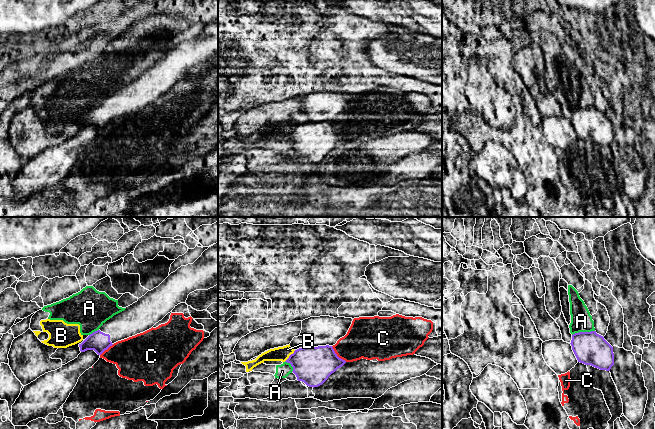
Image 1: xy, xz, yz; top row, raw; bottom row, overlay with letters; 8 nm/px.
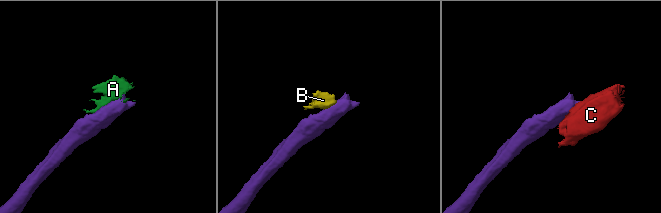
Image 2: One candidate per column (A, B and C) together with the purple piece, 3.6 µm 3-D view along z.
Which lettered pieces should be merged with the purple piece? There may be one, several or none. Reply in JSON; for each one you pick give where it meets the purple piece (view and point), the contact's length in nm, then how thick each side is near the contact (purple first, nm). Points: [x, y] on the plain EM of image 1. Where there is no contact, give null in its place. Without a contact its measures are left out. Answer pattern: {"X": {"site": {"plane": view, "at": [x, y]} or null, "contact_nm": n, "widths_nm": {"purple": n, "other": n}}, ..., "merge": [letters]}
{"merge": []}

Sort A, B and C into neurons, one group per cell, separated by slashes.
A B / C

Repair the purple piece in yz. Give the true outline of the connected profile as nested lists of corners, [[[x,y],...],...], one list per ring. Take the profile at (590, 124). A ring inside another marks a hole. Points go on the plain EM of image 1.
[[[596,107],[575,109],[570,120],[580,139],[606,147],[614,141],[613,123]]]

